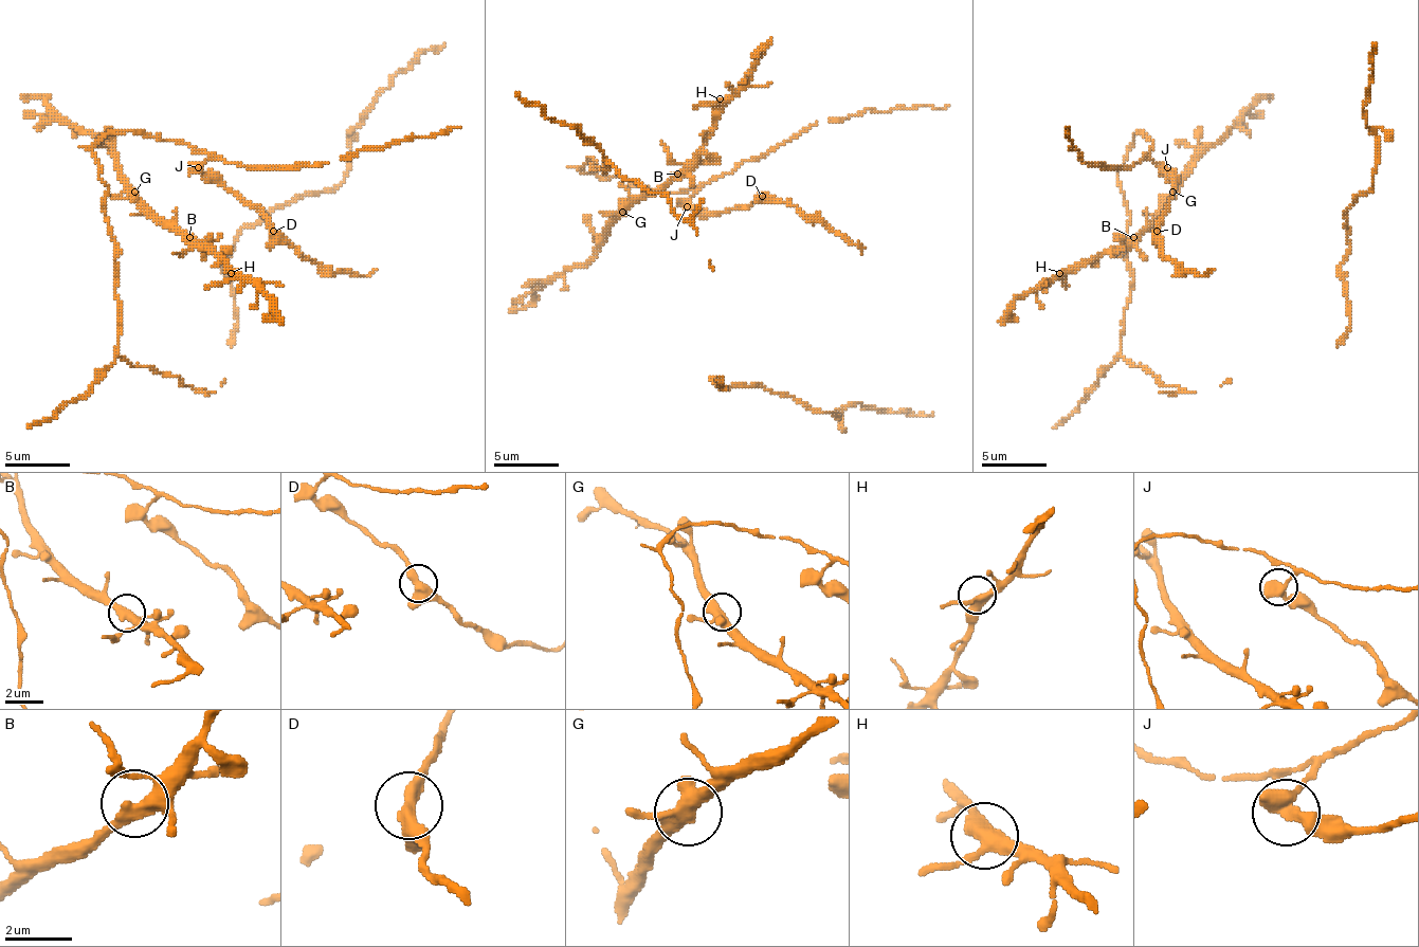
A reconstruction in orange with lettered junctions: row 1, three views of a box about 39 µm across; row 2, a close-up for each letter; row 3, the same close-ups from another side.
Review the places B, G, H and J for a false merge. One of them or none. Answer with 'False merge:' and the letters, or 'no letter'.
False merge: J

